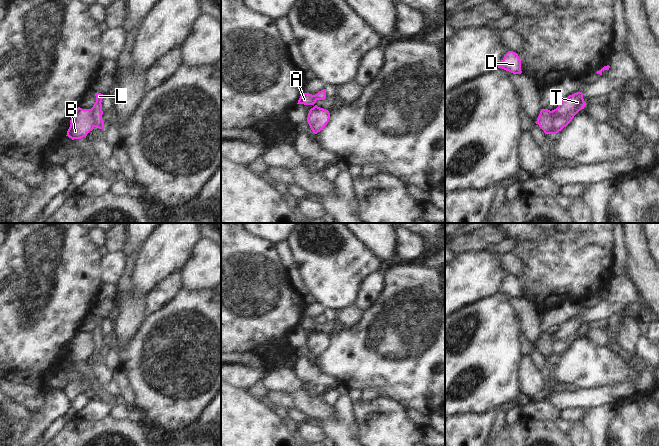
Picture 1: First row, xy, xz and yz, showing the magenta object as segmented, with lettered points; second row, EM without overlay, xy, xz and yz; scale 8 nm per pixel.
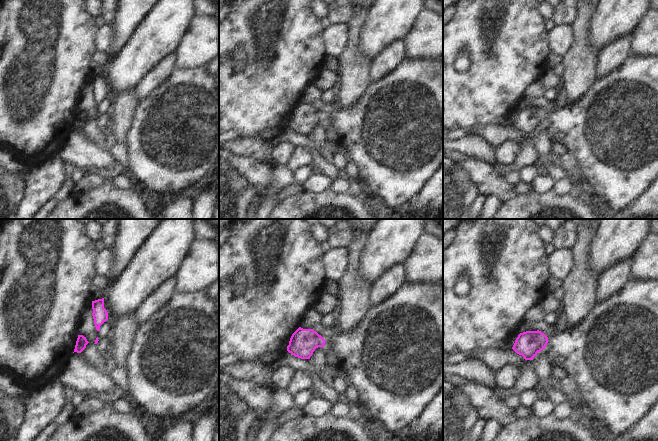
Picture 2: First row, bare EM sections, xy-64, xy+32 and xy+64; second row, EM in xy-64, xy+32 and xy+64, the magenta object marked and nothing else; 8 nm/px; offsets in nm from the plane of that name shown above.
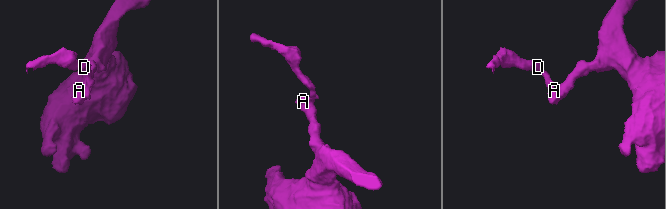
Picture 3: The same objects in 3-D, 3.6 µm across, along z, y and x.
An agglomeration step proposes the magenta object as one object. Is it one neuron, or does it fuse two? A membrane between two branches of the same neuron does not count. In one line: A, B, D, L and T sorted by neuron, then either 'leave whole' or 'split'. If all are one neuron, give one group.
A B T / D L; split

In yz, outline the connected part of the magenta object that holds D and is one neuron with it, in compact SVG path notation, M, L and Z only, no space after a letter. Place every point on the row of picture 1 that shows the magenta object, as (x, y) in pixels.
M508 51L503 60L498 65L498 68L502 68L506 71L509 71L513 74L521 74L521 60L517 53L513 51Z

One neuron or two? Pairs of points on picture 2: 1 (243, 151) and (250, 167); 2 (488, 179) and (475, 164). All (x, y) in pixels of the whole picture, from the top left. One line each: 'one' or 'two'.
1: two
2: one

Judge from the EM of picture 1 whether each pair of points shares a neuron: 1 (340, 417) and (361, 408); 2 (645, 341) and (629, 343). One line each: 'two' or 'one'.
1: two
2: two

